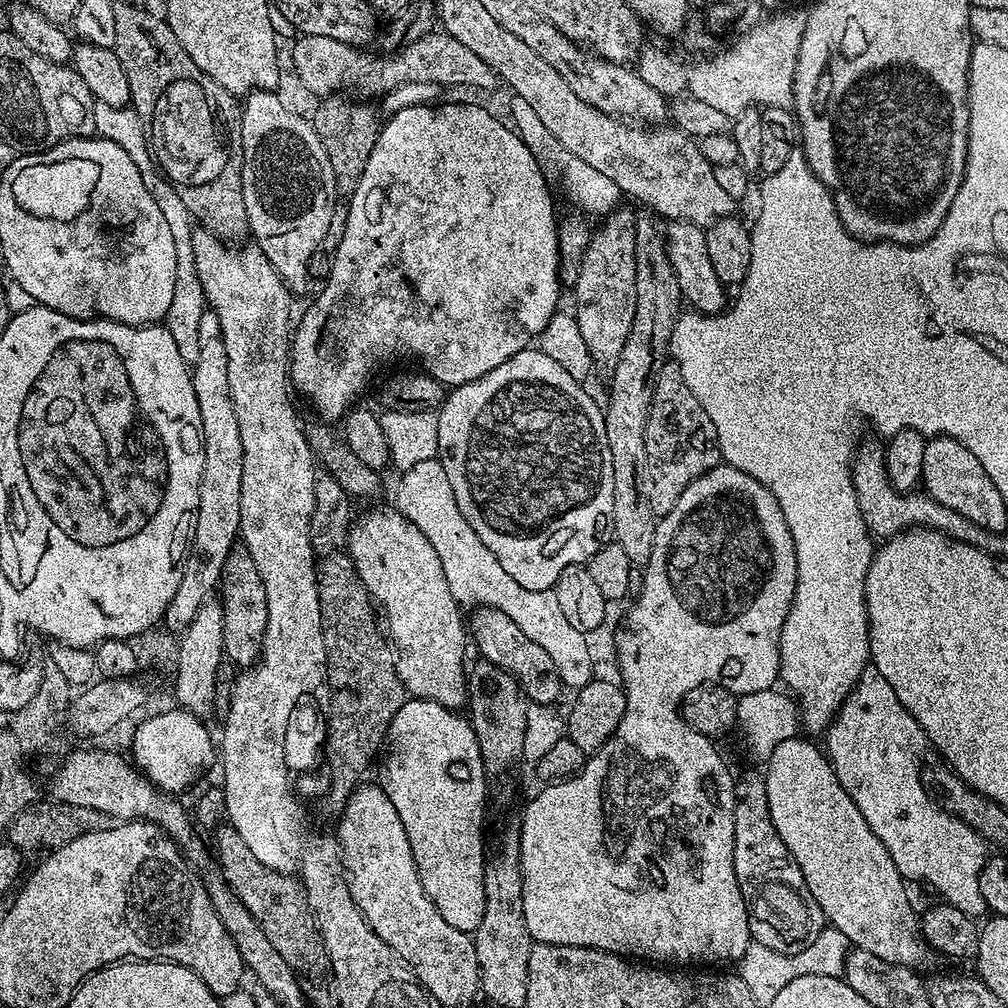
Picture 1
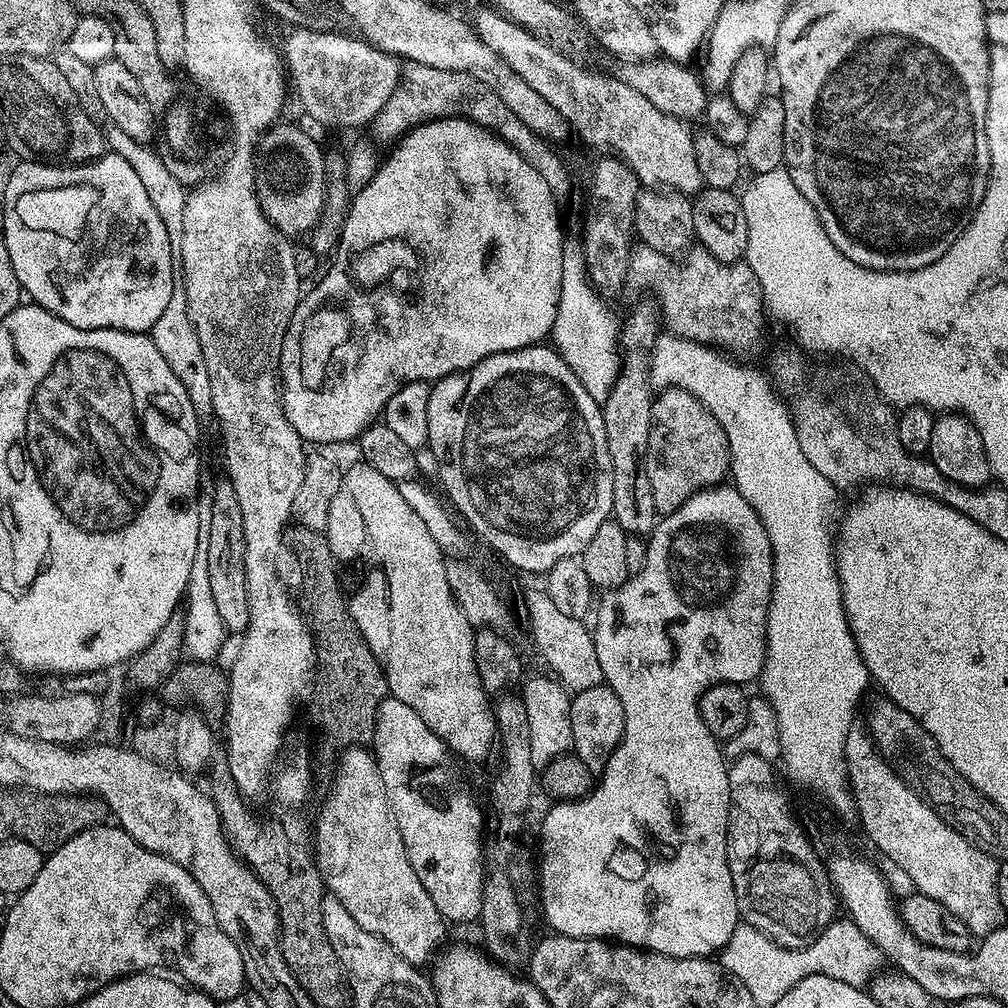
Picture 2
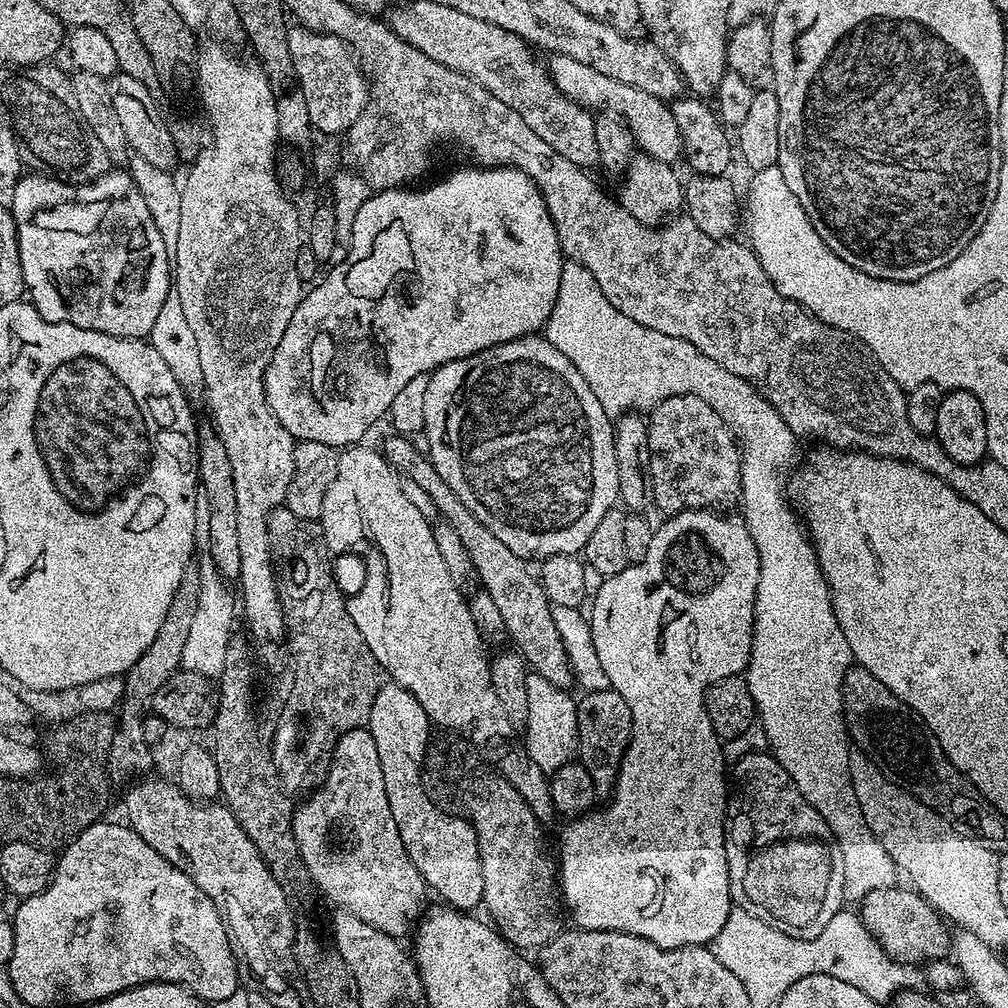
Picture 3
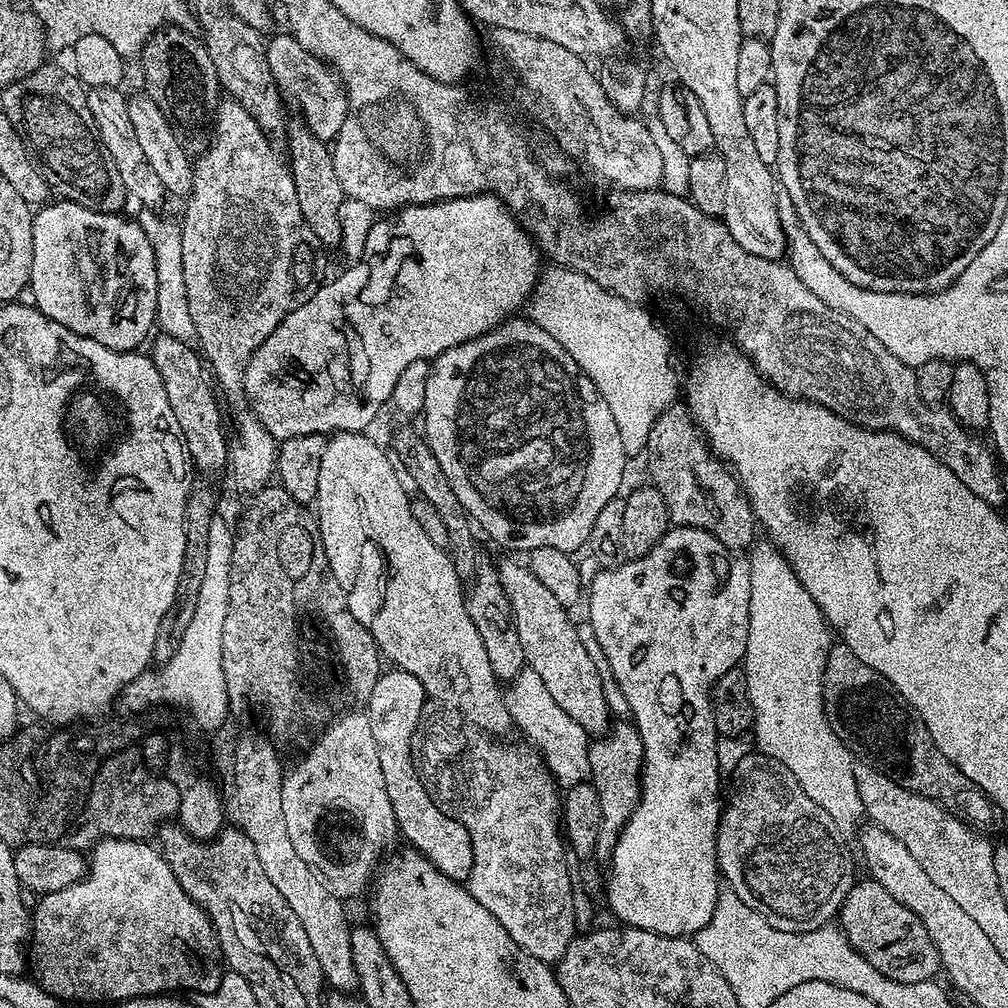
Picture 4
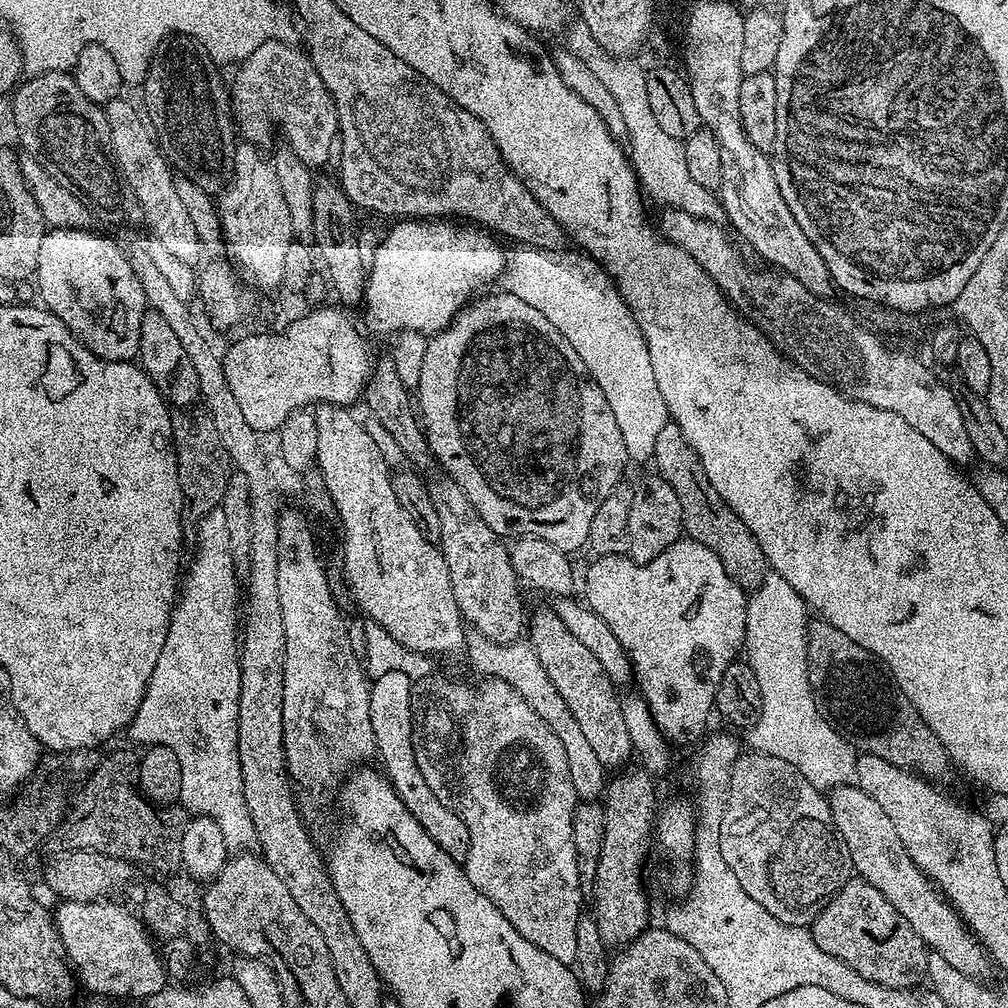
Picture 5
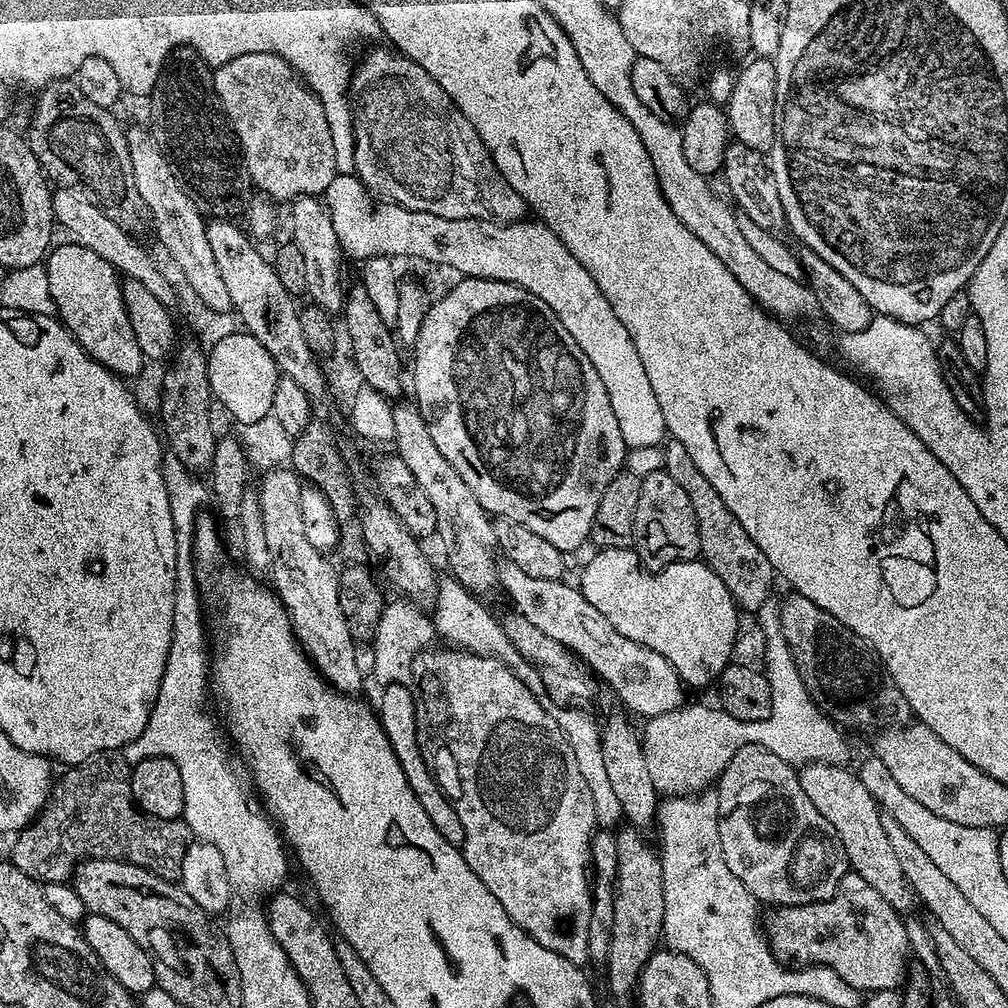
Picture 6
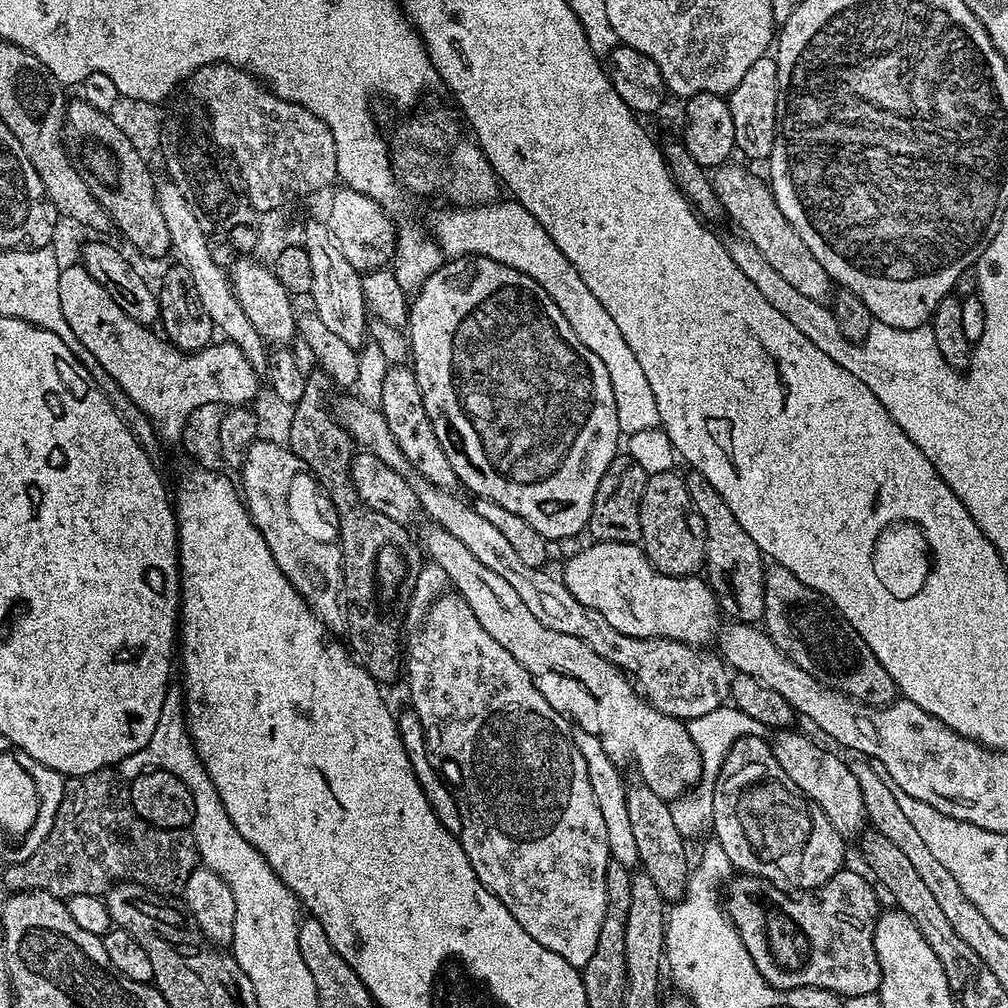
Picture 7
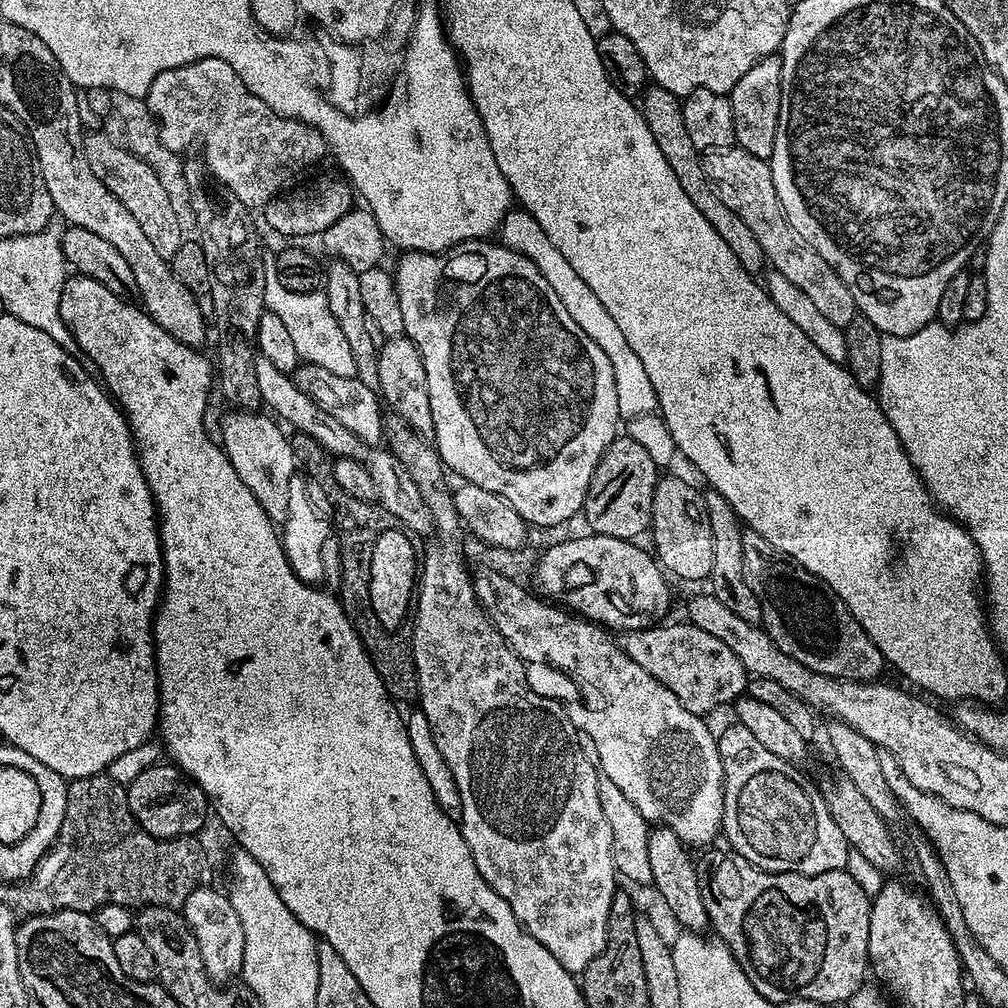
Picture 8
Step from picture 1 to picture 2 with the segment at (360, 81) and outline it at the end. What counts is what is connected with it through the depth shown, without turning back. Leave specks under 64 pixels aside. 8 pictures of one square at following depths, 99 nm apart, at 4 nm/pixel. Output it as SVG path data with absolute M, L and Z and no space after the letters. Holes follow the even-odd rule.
M319 27L296 28L282 44L282 60L286 65L290 84L300 95L300 104L320 124L333 124L336 128L356 128L359 124L371 125L376 115L390 102L394 90L402 79L401 57L391 56L355 35L339 36L336 32L319 32Z

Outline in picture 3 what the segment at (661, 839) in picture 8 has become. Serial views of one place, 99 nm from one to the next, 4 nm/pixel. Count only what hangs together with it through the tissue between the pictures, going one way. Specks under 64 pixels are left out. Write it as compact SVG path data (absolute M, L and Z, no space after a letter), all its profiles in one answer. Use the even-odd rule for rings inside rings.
M388 434L384 440L384 448L382 447L382 455L403 479L418 482L418 486L426 490L428 500L434 502L443 523L450 525L454 534L462 538L462 546L466 546L466 554L470 554L470 562L474 562L479 587L485 588L490 598L494 598L502 614L502 622L506 622L509 641L514 645L515 651L524 657L529 669L554 686L571 689L574 684L572 663L568 660L564 641L558 634L558 626L554 626L553 605L548 603L539 579L533 573L532 576L528 573L529 561L514 554L510 546L504 545L493 532L482 526L482 522L478 522L478 518L474 518L474 514L466 510L466 502L462 502L462 498L458 498L458 494L454 494L454 490L446 486L442 474L438 474L427 455L421 449L419 452L408 440L411 439L404 434Z

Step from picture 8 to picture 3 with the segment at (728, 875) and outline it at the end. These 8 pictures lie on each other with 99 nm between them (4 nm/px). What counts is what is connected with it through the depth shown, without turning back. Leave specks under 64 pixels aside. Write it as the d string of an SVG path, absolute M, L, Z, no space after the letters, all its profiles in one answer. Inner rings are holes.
M911 887L870 890L859 901L858 915L882 950L900 964L924 966L929 960L943 960L951 953L953 933L948 932L945 917Z

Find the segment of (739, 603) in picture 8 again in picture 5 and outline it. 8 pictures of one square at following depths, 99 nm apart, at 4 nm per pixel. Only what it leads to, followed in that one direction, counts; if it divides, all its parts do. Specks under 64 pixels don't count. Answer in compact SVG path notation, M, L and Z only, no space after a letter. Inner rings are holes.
M669 422L662 426L658 434L658 442L654 442L654 454L652 455L655 471L674 488L678 494L679 505L682 506L683 531L687 539L696 540L706 550L714 550L718 554L718 562L726 566L726 574L745 592L751 594L756 592L769 574L766 554L762 554L762 546L758 546L758 538L746 530L746 522L722 502L718 490L710 486L710 478L706 478L706 470L702 470L702 462L698 462L698 454L682 438L682 430Z

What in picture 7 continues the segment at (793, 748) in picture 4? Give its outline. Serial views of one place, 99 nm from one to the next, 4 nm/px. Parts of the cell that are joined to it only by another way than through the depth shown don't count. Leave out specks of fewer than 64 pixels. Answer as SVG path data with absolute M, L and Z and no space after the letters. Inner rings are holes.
M721 710L702 714L702 718L687 721L687 726L690 738L700 755L700 779L695 791L671 801L670 807L674 814L674 826L678 826L678 834L692 838L692 836L702 835L704 831L707 833L711 829L712 811L714 810L712 787L716 785L716 779L722 770L722 762L726 758L726 754L730 754L730 746L734 746L734 742L738 738L764 736L766 729L762 722L758 722L749 716L741 716L735 710Z

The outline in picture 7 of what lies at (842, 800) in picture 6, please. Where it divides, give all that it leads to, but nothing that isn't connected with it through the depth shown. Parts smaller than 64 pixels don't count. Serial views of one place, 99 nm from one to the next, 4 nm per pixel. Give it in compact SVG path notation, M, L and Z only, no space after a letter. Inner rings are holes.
M791 730L775 733L776 740L771 741L774 758L782 766L789 784L798 786L802 794L813 800L826 814L830 826L842 837L859 837L866 828L866 817L862 806L862 790L858 790L858 778L854 778L849 761L839 760L832 752L827 752L820 744L815 744L808 736L798 736Z

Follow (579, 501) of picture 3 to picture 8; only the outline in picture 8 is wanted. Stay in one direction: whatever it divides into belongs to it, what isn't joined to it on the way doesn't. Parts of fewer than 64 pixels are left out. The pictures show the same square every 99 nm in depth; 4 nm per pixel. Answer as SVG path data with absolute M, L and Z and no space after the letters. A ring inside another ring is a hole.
M488 238L464 240L448 248L444 252L404 252L394 269L394 279L398 303L402 308L404 325L403 335L413 340L422 354L422 362L428 375L430 390L430 414L432 415L432 436L434 447L445 469L461 481L482 486L482 490L490 490L490 494L498 494L518 510L525 524L540 528L556 528L567 520L581 515L584 499L590 486L590 478L594 478L594 470L606 454L612 441L617 439L616 423L622 417L618 410L618 390L614 386L614 370L610 366L610 358L602 354L602 346L570 318L570 310L562 306L562 298L554 294L550 282L542 278L542 270L530 258L521 252L510 250L504 244L493 242Z

